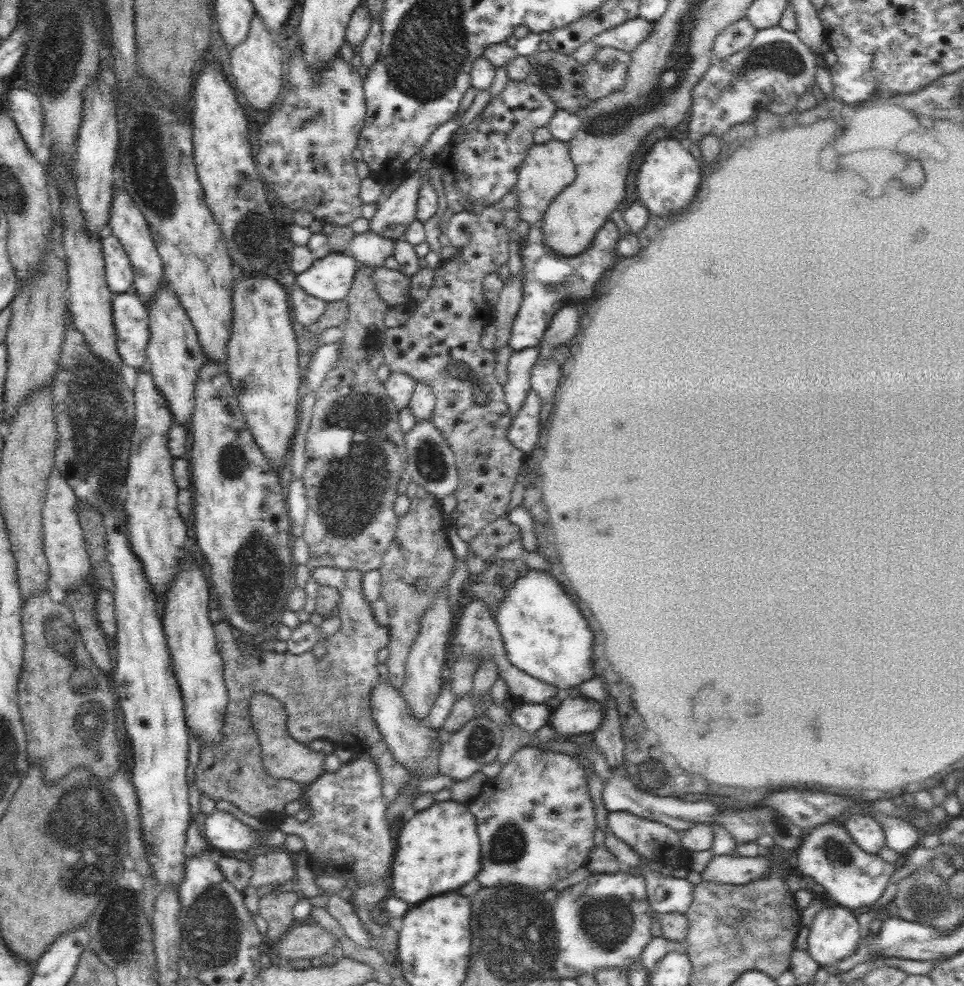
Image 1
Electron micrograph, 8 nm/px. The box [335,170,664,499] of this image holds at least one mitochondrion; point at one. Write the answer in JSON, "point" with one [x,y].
{"point":[460,378]}

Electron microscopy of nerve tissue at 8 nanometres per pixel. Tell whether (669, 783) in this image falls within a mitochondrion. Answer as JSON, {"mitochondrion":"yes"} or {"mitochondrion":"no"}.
{"mitochondrion":"yes"}

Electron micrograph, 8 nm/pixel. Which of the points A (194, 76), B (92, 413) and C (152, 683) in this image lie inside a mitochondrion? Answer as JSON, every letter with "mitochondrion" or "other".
{"A":"other","B":"mitochondrion","C":"other"}

